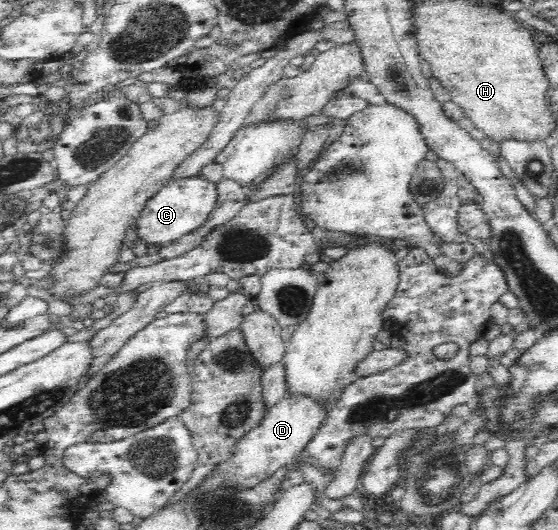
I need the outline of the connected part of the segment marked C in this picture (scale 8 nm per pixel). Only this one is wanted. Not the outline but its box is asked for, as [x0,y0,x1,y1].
[136,176,218,246]

